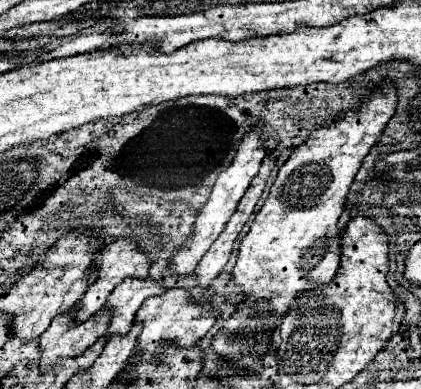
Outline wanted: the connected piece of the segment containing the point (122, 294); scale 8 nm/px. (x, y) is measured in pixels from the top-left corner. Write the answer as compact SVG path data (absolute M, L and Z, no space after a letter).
M124 278L104 306L104 310L112 312L112 322L104 336L110 338L112 334L126 334L132 328L136 310L142 306L142 302L152 294L160 294L162 290L164 286L152 278Z

